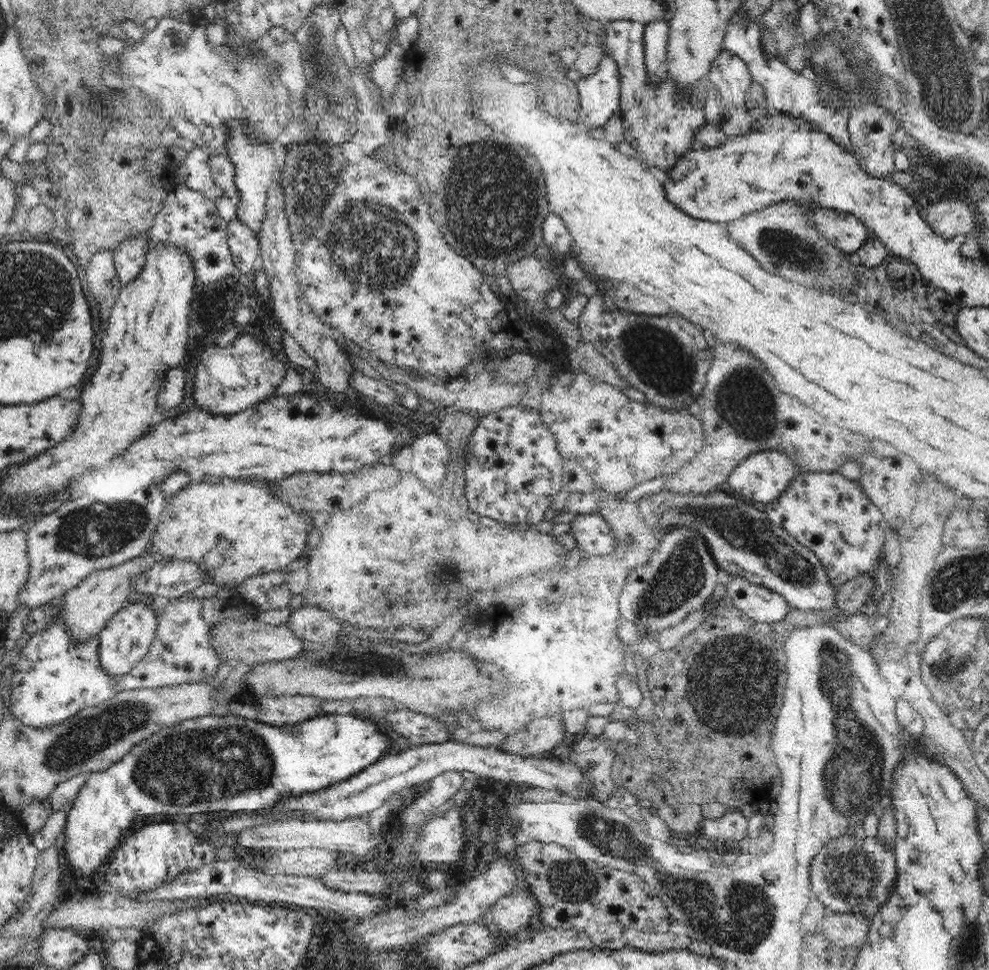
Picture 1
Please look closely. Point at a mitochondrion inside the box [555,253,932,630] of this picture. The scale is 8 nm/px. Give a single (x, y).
(731, 521)

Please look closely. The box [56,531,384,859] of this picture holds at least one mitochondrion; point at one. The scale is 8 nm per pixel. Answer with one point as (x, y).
(190, 768)

